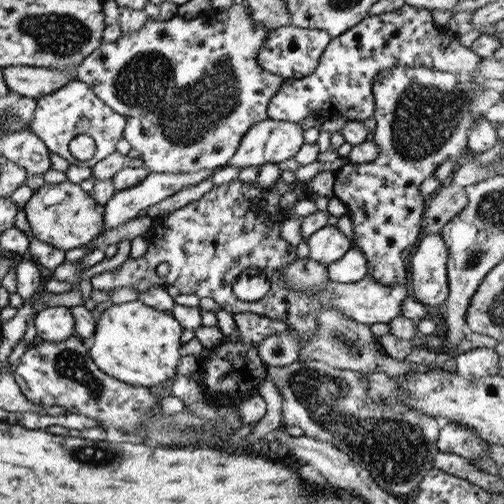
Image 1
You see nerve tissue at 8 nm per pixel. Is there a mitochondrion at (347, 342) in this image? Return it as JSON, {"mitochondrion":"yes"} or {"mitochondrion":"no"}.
{"mitochondrion":"yes"}

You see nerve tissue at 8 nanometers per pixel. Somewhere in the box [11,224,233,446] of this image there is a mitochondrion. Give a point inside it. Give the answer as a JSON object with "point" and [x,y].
{"point":[69,364]}

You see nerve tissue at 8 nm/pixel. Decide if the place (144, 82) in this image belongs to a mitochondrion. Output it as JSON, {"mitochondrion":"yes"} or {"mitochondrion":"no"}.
{"mitochondrion":"yes"}

